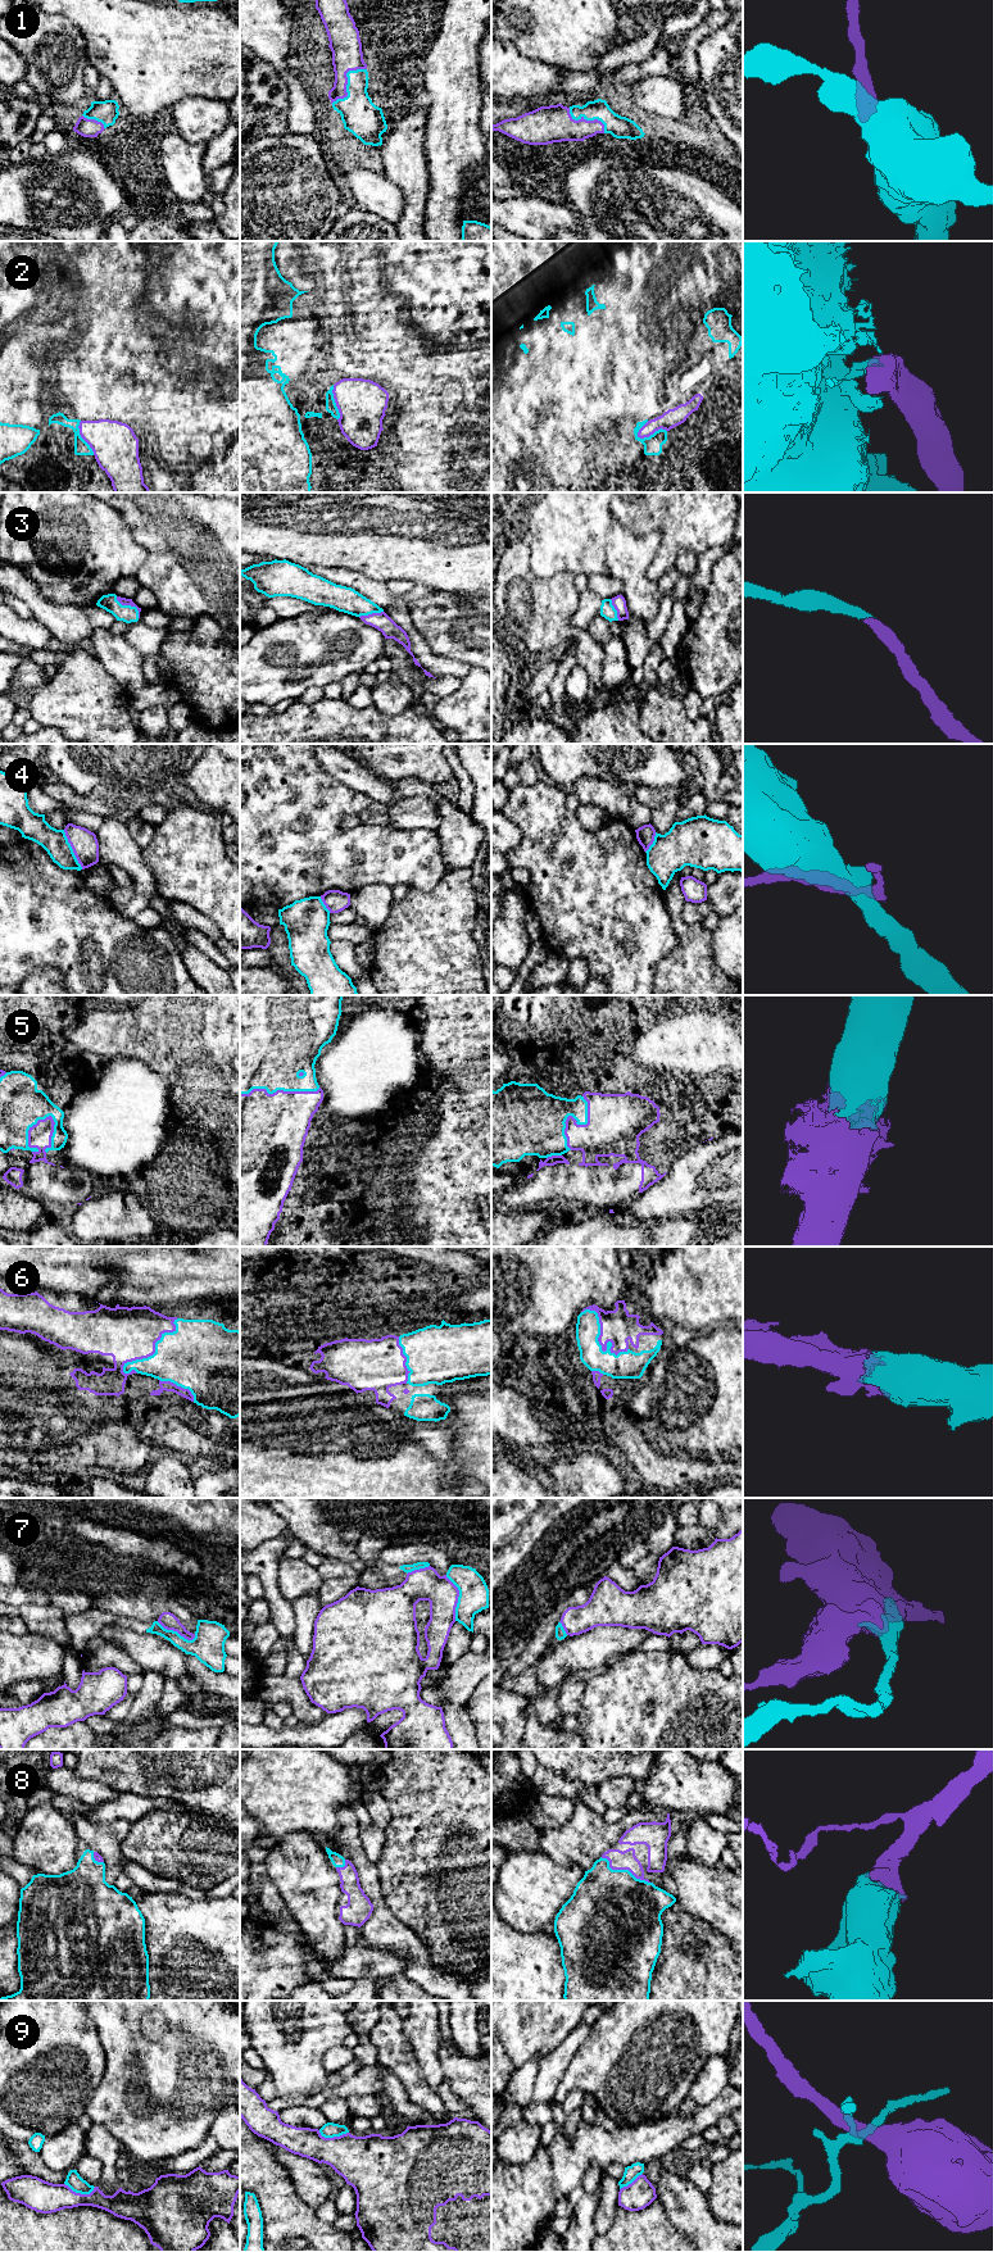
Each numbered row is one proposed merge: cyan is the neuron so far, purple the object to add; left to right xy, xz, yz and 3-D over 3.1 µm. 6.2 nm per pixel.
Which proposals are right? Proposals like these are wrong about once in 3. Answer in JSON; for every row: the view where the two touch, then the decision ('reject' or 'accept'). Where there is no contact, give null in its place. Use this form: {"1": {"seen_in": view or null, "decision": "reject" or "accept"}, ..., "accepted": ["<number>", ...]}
{"1": {"seen_in": "xz", "decision": "accept"}, "2": {"seen_in": "yz", "decision": "reject"}, "3": {"seen_in": "xy", "decision": "accept"}, "4": {"seen_in": "xy", "decision": "reject"}, "5": {"seen_in": "xy", "decision": "accept"}, "6": {"seen_in": "xy", "decision": "accept"}, "7": {"seen_in": "xz", "decision": "reject"}, "8": {"seen_in": "yz", "decision": "accept"}, "9": {"seen_in": "xy", "decision": "reject"}, "accepted": ["1", "3", "5", "6", "8"]}

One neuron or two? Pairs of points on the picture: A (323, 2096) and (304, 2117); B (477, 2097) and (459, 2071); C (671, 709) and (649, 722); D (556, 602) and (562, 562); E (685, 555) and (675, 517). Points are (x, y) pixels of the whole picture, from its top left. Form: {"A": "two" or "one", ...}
{"A": "two", "B": "one", "C": "one", "D": "two", "E": "two"}

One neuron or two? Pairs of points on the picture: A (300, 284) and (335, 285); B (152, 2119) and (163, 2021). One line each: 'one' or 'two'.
A: two
B: one

